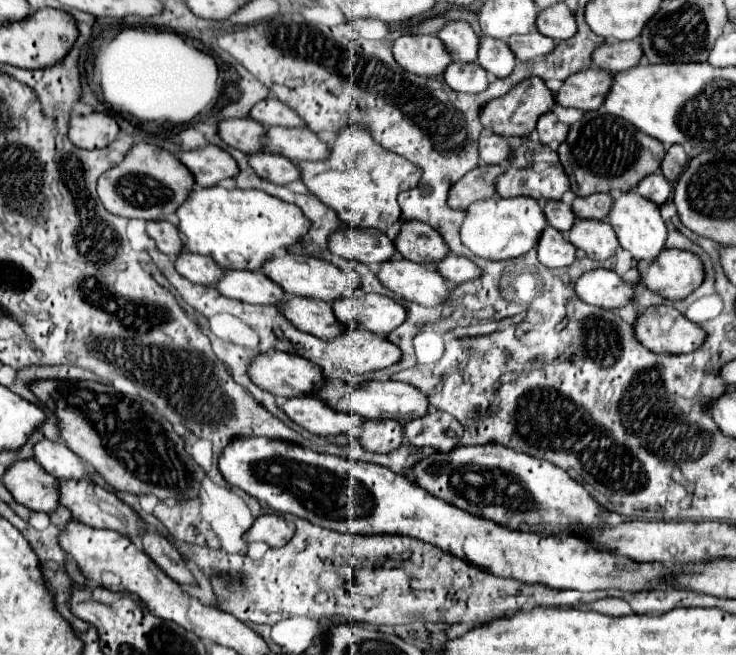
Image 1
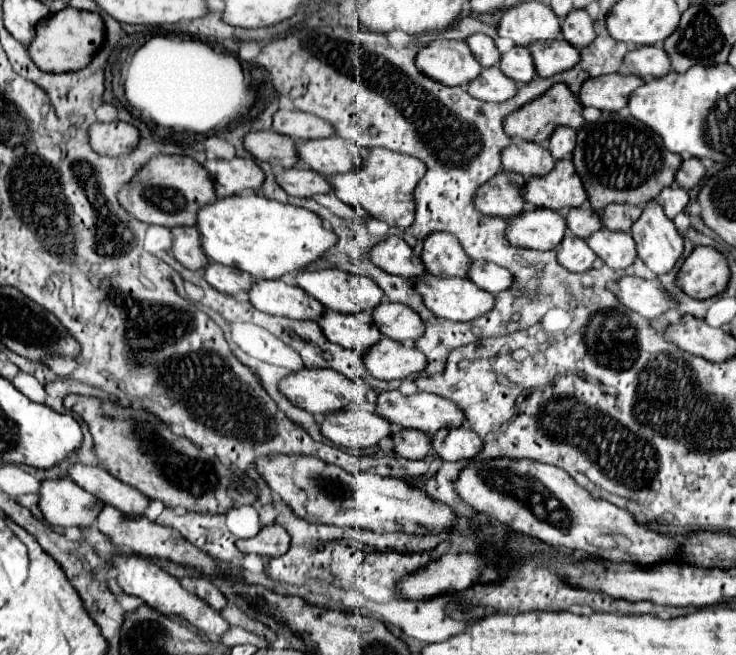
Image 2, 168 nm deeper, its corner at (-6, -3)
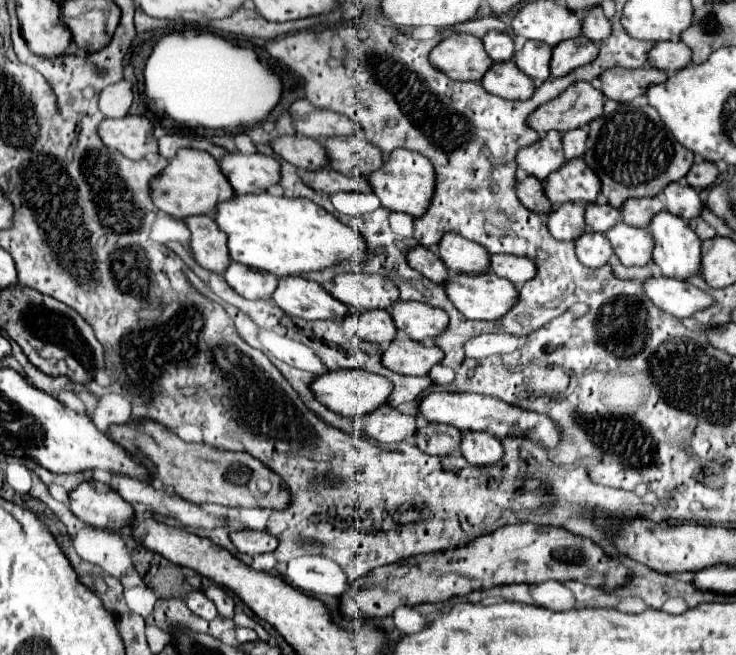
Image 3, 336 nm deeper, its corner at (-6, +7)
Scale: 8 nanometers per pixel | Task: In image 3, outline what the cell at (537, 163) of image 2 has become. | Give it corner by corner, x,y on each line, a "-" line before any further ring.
551,130
535,144
519,148
515,162
527,174
545,180
551,172
555,172
555,168
561,168
565,162
563,148
561,148
561,134

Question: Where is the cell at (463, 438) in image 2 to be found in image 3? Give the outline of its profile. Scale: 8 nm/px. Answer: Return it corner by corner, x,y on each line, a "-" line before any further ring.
463,430
459,450
461,450
461,456
475,466
493,464
503,458
501,442
495,436
491,436
489,432

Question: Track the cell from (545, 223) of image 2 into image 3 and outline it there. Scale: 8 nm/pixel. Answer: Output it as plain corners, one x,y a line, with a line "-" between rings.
567,202
561,204
559,210
551,210
547,214
547,230
557,240
575,240
585,230
583,220
583,204

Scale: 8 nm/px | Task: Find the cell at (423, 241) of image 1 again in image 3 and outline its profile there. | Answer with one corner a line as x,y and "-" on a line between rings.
447,232
441,238
439,258
451,272
475,274
475,272
489,270
489,252
483,246
479,246
455,232

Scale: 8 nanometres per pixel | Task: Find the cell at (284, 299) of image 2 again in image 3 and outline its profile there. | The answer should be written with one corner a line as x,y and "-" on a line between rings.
303,276
279,278
271,300
289,316
303,320
341,320
349,312
345,304
335,300
323,286

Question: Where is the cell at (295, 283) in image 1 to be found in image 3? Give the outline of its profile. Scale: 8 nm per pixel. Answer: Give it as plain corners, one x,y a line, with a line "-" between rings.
343,272
333,278
331,296
357,310
389,310
399,300
399,290
391,280
367,272

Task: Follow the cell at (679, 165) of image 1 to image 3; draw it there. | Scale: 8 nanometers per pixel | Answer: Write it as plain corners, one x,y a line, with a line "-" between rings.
697,158
695,164
691,166
691,170
687,172
685,182
689,186
693,186
693,188
705,188
705,186
709,186
709,184
715,182
717,174
719,174
719,170
717,170
717,166
713,162

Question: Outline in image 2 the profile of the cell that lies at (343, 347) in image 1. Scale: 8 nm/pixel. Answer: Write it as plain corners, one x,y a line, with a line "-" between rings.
383,338
379,344
369,348
363,362
371,376
379,380
419,376
427,368
427,358
421,350
391,338

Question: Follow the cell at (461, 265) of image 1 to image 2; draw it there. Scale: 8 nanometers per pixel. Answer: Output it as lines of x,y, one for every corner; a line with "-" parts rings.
475,260
469,268
469,280
473,280
479,288
483,288
491,294
497,294
497,292
511,288
513,274
503,266
483,262
483,260

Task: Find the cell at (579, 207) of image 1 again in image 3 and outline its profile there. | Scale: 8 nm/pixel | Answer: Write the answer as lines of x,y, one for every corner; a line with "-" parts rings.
629,198
621,206
621,218
625,224
635,228
645,228
655,212
665,210
665,204
659,198

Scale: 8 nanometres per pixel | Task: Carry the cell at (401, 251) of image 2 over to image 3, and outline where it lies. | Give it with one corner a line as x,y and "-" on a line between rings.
423,246
409,248
409,252
407,252
407,264
411,268
415,268
417,272
421,272
425,278
433,280
433,282
443,284
443,280
447,278
447,268
441,262
441,258
435,252
431,252
431,250
423,248

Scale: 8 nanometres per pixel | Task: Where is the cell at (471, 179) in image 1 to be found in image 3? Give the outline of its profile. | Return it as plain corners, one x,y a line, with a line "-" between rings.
527,176
523,180
515,182
515,194
519,198
519,202
537,214
547,214
551,210
551,202
543,196
543,188
541,188
541,180
537,180
535,176

